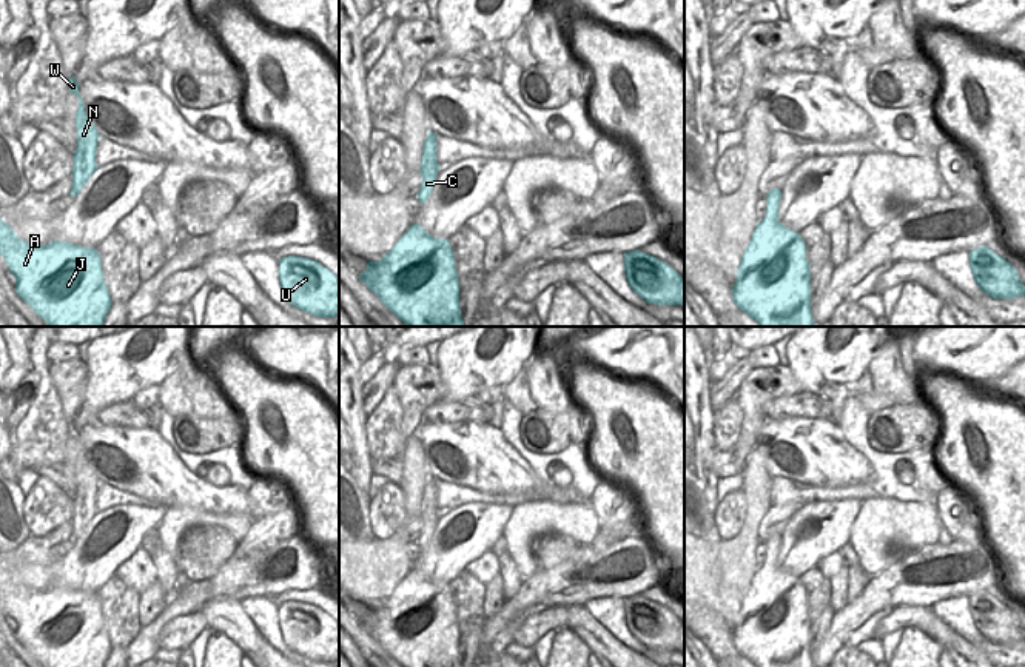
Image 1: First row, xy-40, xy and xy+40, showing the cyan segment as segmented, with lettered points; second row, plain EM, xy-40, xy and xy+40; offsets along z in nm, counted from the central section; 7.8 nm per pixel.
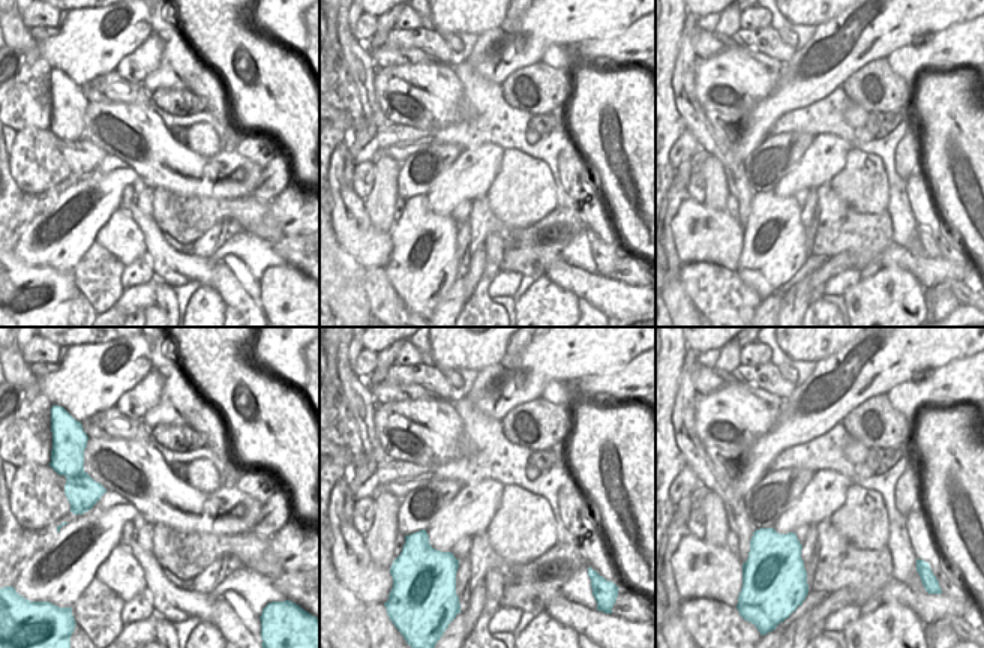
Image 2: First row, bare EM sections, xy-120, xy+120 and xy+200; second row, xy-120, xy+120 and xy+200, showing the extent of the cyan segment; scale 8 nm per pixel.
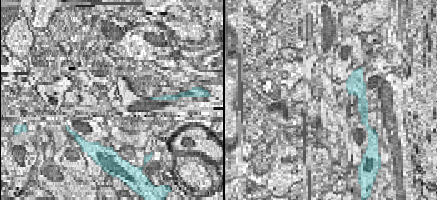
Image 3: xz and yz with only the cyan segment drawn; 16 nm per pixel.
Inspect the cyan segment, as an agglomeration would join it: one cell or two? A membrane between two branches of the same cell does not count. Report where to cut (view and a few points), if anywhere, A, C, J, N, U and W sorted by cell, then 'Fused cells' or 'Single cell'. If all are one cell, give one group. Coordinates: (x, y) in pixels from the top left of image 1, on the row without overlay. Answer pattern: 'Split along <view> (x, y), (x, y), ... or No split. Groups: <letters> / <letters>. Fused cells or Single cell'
Split along xy+40 (777, 535), (768, 547). Groups: A J U / C N W. Fused cells

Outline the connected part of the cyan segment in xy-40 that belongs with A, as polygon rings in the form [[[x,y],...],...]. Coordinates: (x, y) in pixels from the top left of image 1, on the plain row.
[[[0,564],[0,599],[15,622],[15,638],[45,667],[103,667],[113,645],[103,625],[102,605],[96,593],[52,585],[31,590],[15,581]]]

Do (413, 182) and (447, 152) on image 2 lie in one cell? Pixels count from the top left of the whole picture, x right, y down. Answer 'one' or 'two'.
one

